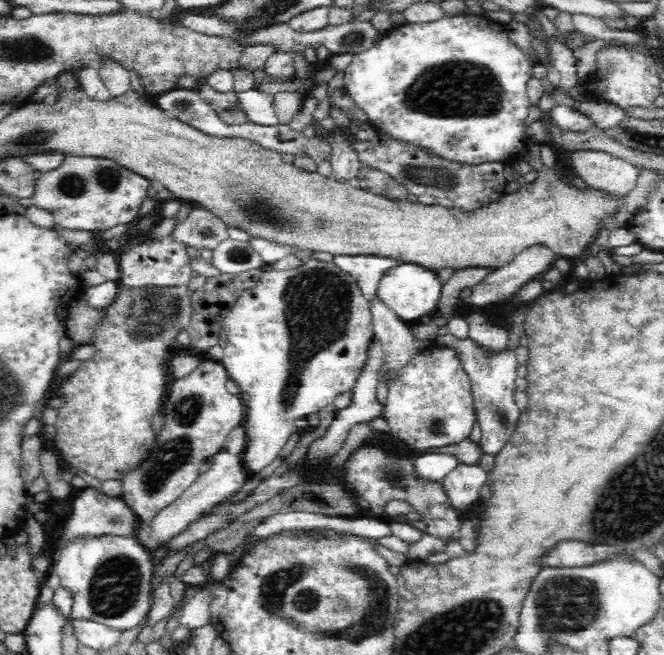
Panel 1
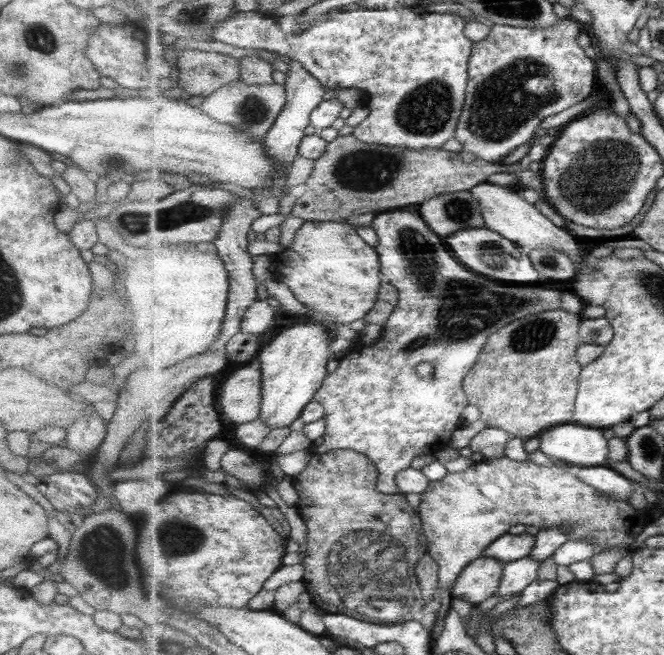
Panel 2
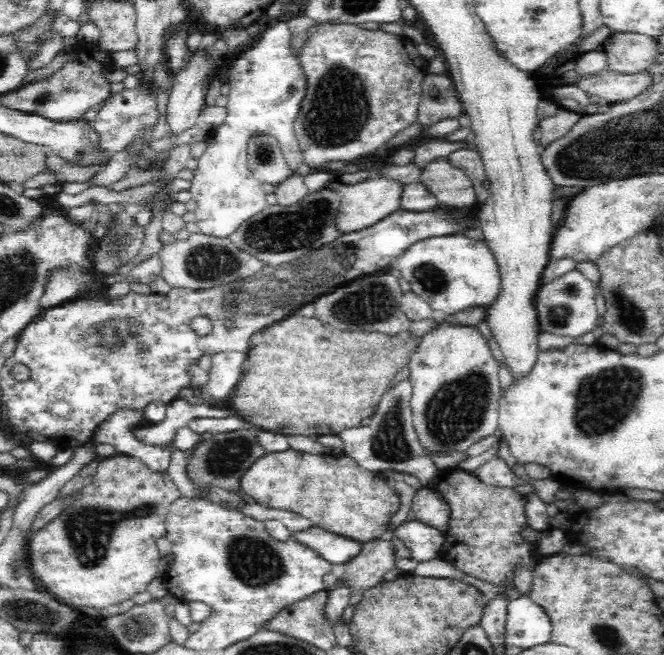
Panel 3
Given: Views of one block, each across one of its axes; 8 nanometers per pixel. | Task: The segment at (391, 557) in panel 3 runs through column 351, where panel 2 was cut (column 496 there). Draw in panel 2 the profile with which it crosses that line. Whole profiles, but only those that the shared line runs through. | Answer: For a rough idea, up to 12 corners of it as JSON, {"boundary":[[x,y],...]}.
{"boundary":[[477,558],[461,573],[451,598],[474,606],[500,590],[505,566]]}

